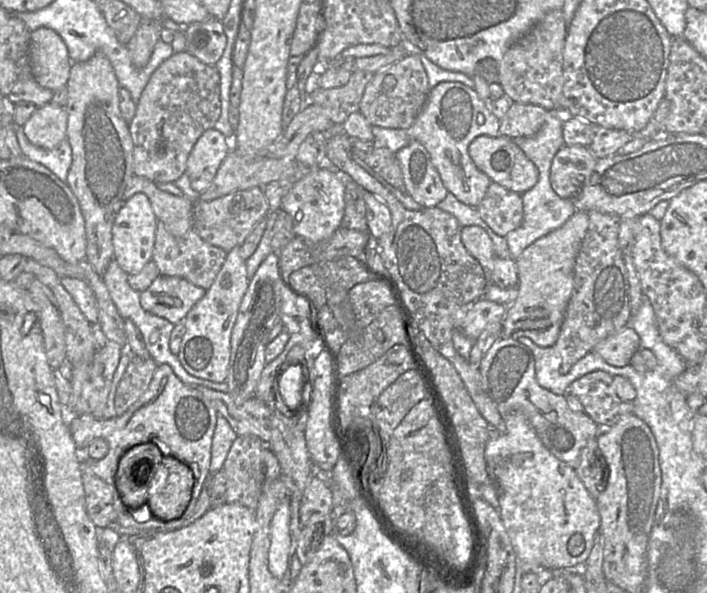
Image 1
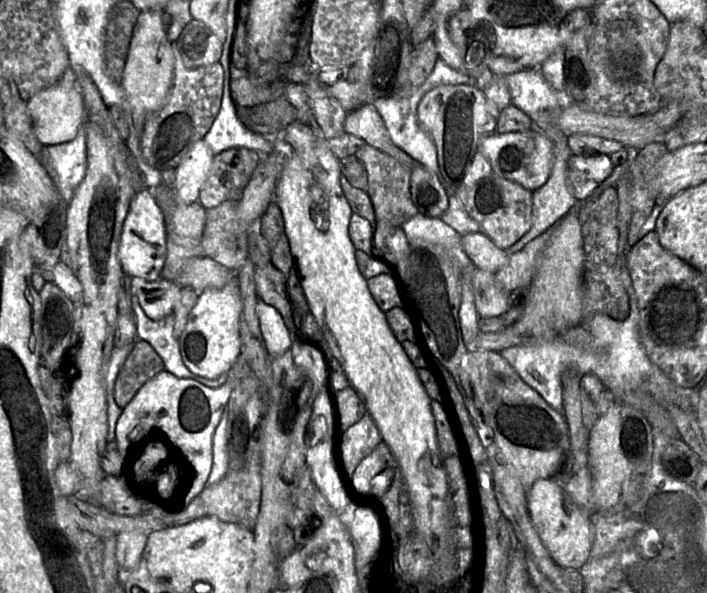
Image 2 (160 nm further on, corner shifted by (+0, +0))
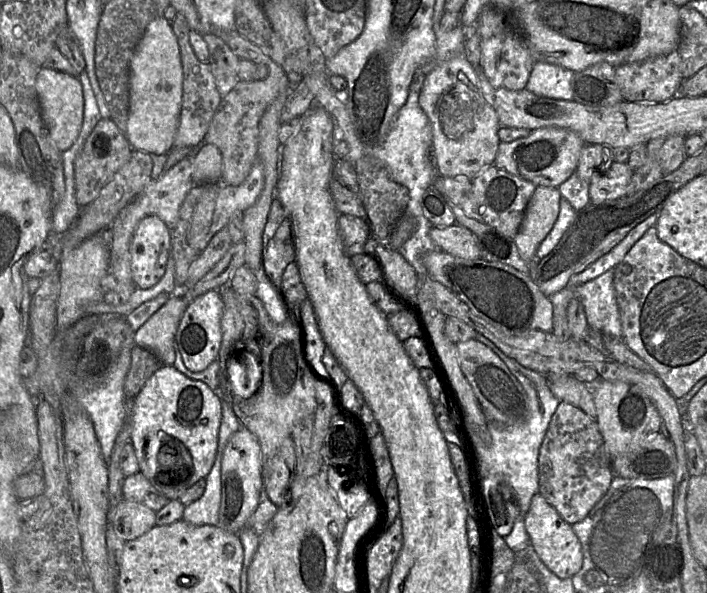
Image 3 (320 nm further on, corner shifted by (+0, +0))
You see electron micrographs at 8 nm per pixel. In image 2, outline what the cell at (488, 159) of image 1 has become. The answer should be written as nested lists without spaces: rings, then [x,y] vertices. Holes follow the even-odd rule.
[[[531,129],[526,132],[494,133],[483,138],[480,149],[489,161],[493,173],[513,181],[534,192],[549,179],[553,162],[553,144],[541,131]]]

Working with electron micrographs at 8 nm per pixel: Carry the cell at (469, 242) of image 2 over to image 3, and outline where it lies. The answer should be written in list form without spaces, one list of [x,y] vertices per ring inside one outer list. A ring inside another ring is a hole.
[[[457,223],[444,228],[432,227],[429,235],[436,249],[463,259],[481,258],[473,233]]]

